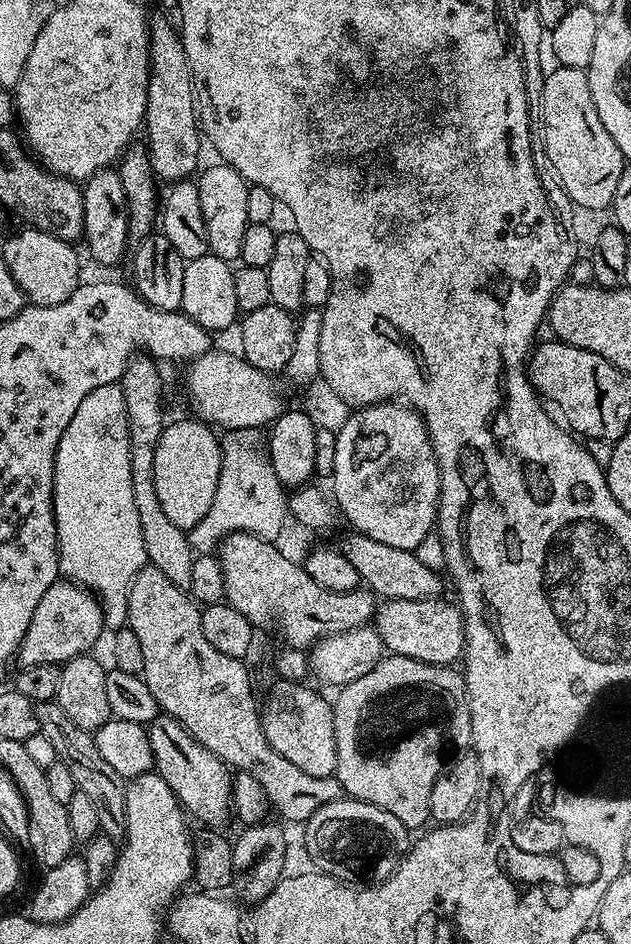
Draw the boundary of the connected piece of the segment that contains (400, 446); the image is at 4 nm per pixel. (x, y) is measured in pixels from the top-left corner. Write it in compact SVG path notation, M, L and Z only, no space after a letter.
M400 402L369 404L366 408L355 409L351 414L353 416L336 432L334 470L330 477L330 492L335 507L342 513L343 519L345 516L352 523L355 531L374 538L374 542L382 542L398 550L413 551L422 538L433 535L436 508L440 504L440 471L424 417L415 408Z

